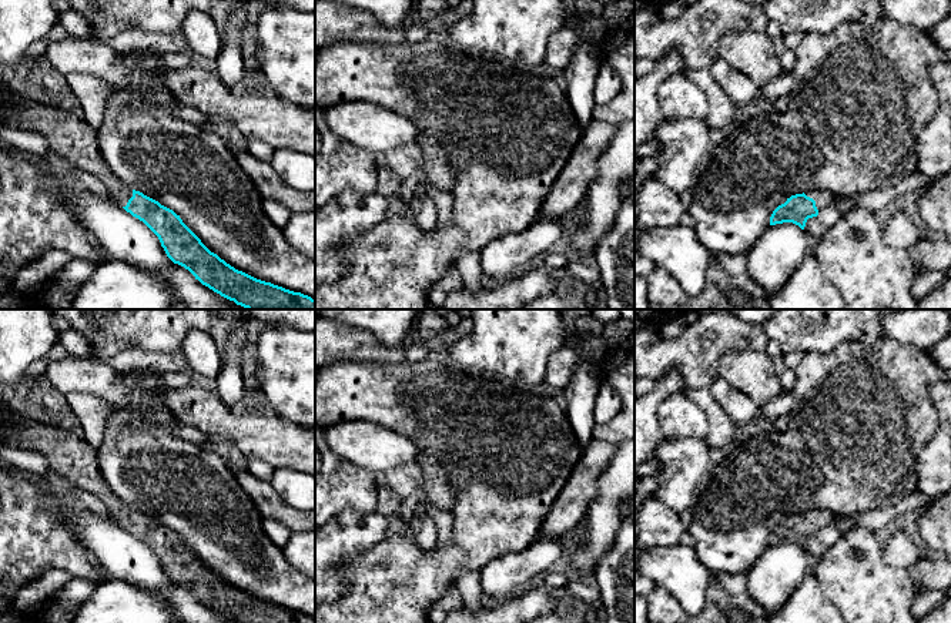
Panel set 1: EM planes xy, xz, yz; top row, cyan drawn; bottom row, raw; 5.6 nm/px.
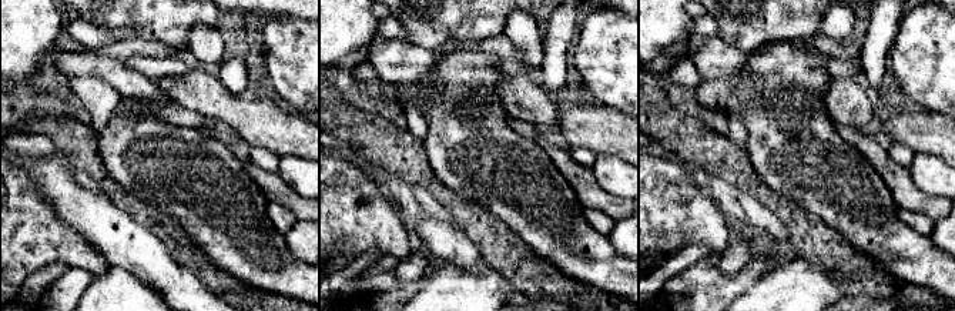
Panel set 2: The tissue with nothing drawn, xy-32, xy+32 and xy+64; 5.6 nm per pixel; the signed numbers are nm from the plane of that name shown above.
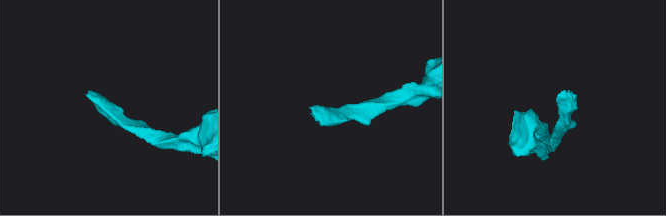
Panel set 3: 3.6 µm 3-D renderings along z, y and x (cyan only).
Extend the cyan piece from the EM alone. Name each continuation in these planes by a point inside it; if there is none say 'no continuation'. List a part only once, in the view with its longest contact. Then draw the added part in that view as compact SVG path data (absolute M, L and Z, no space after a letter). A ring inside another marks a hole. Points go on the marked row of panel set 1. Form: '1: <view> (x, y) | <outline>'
1: yz (821, 197) | M811 190L804 194L816 201L817 210L824 208L826 205L833 204L834 201L833 192L827 190Z

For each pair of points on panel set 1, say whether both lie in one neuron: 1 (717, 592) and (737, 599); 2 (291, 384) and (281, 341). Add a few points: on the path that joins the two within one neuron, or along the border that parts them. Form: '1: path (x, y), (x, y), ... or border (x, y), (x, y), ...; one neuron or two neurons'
1: path (722, 592), (733, 599); one neuron
2: path (288, 374), (288, 359), (281, 351); one neuron

